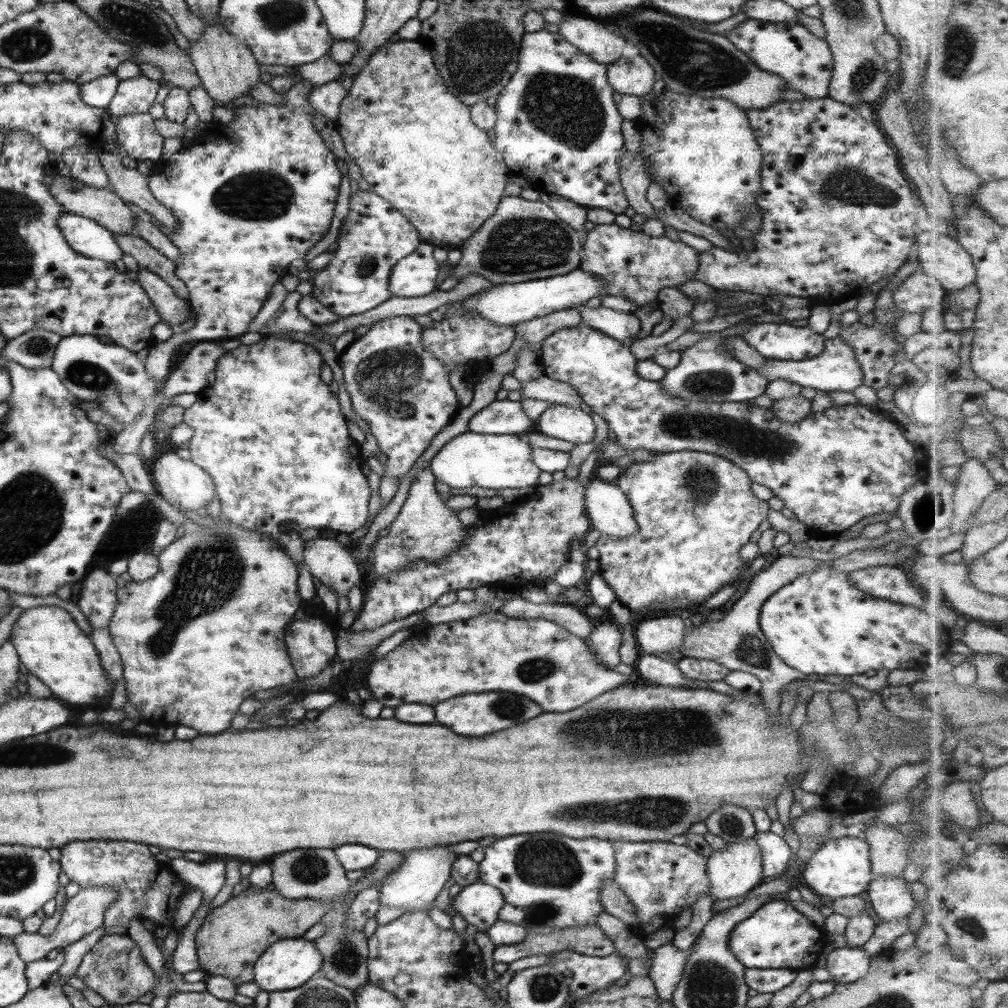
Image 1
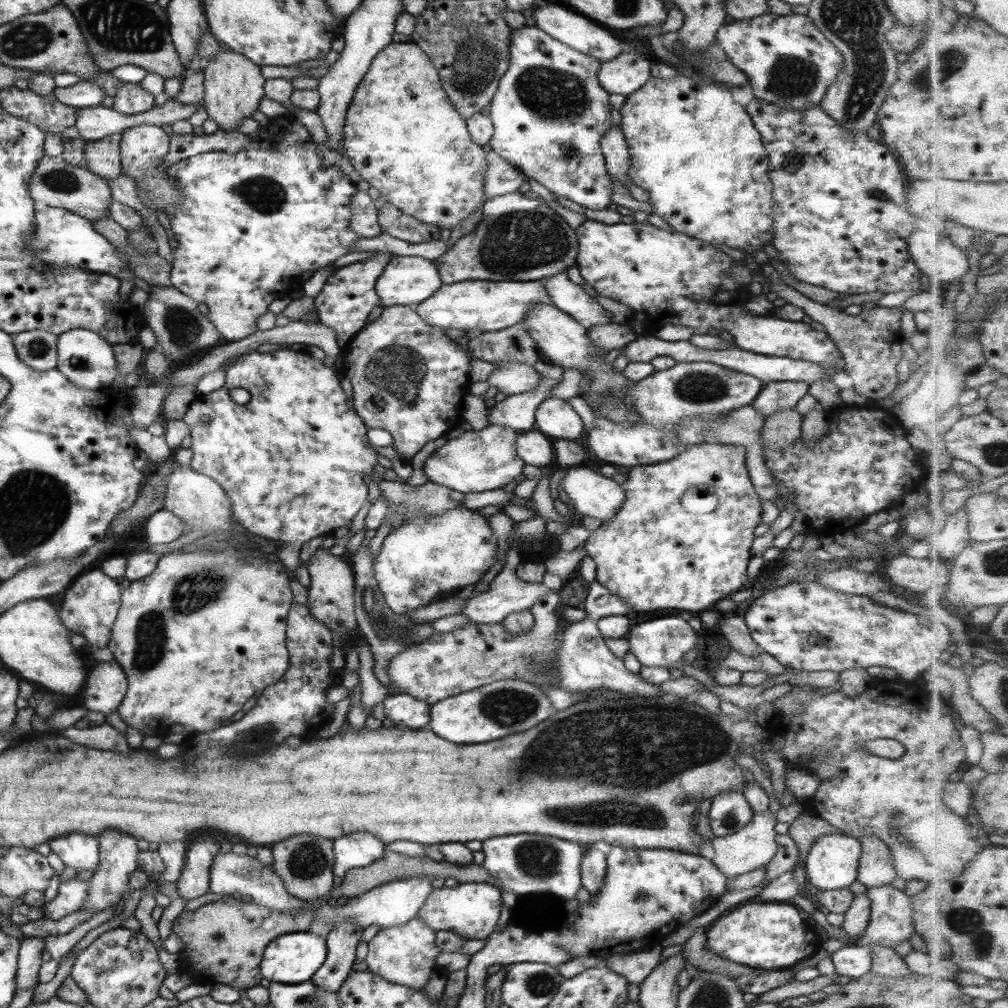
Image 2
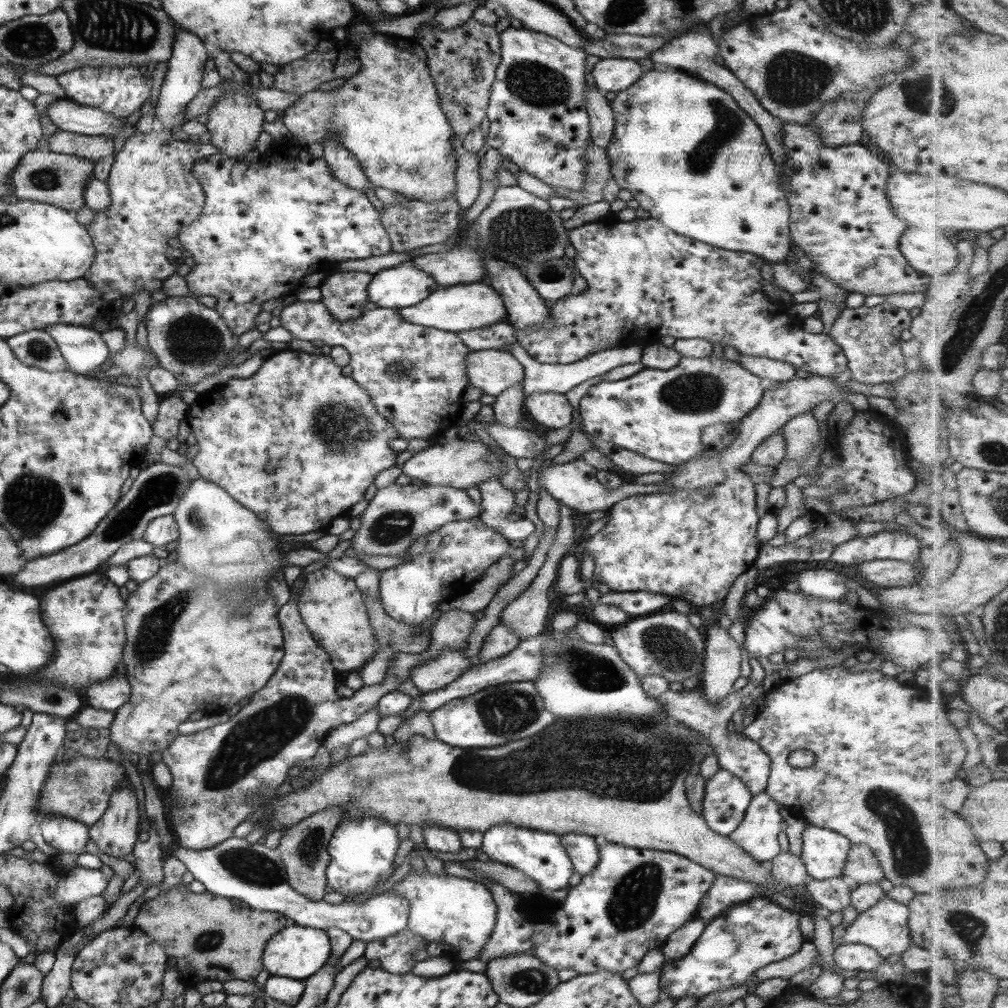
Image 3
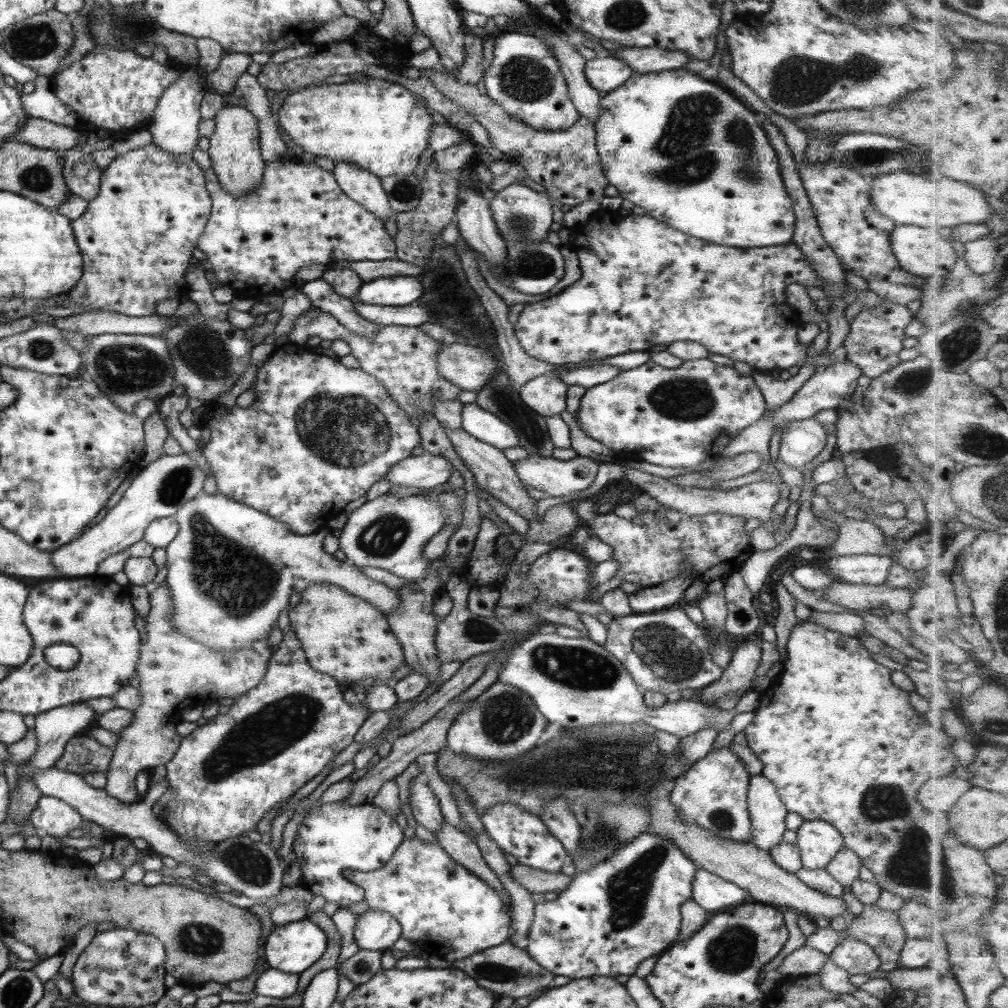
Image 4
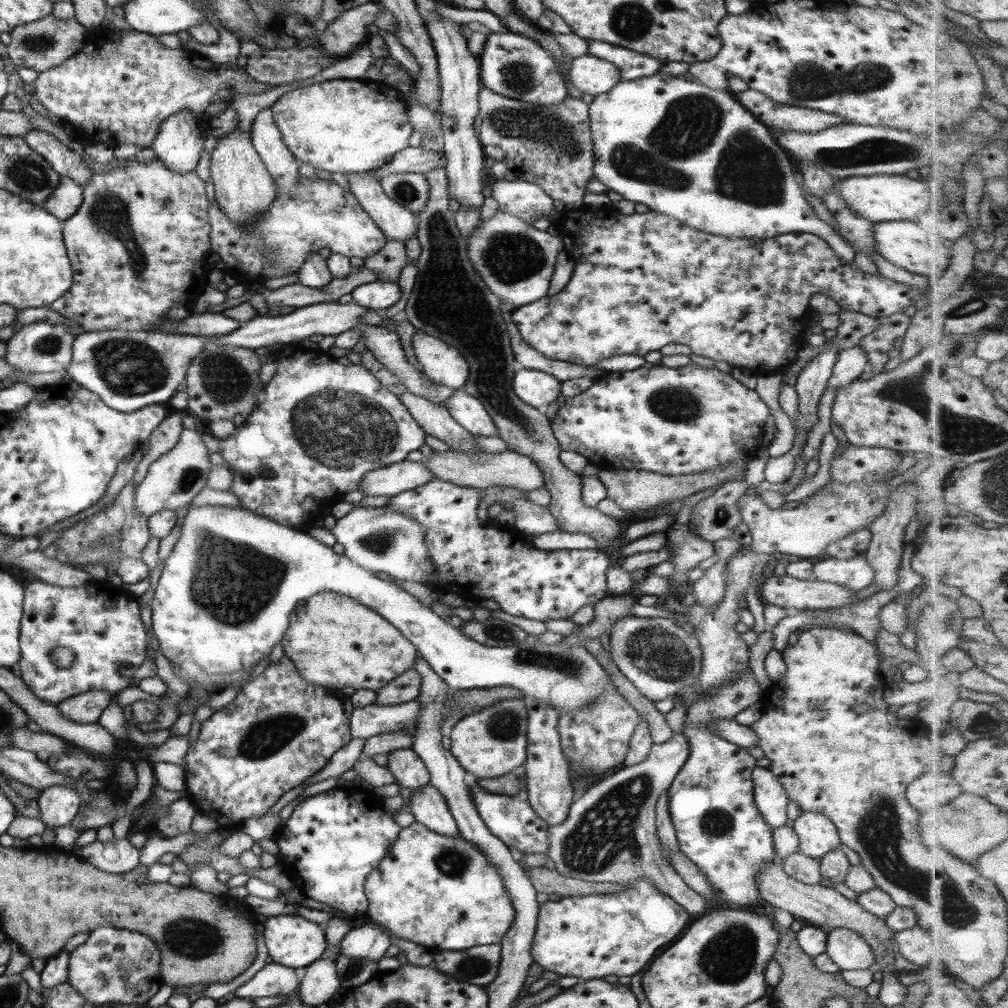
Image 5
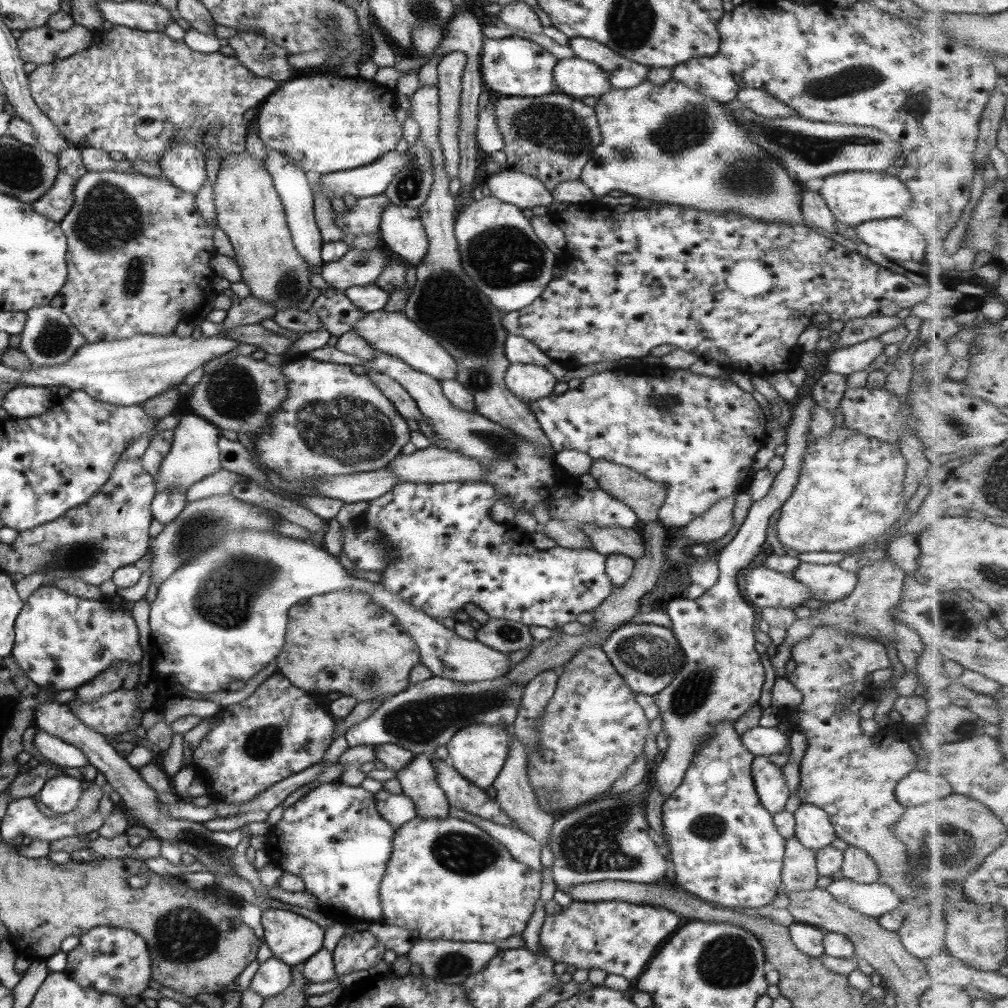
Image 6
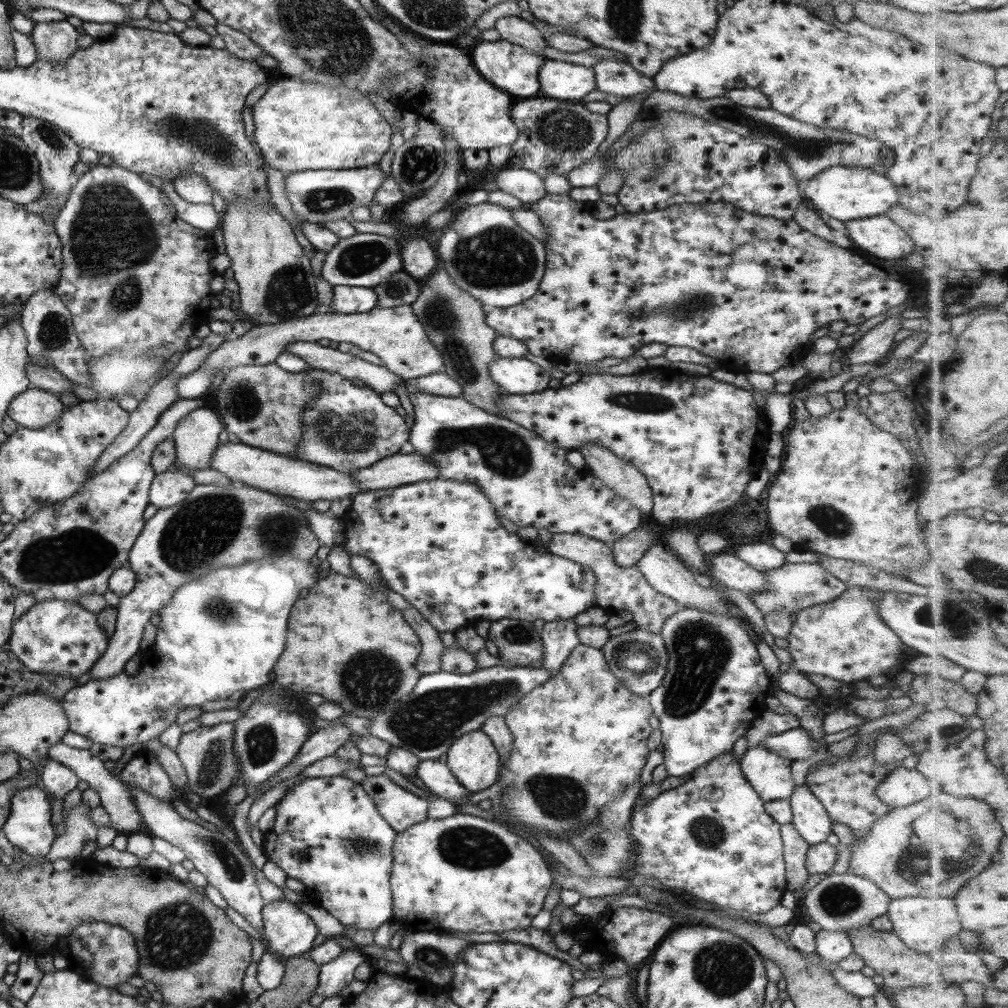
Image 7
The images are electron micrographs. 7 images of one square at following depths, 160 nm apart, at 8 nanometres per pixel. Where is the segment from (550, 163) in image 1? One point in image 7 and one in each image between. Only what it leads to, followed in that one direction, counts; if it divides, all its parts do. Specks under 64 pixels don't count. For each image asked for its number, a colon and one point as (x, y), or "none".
2: (548, 112)
3: (536, 110)
4: (524, 79)
5: (514, 66)
6: (511, 66)
7: (512, 69)

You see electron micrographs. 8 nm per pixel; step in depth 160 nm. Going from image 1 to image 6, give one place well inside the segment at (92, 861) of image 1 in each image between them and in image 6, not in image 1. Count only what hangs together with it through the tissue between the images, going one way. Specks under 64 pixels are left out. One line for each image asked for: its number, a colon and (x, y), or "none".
2: (81, 852)
3: (66, 836)
4: (51, 817)
5: (57, 806)
6: (60, 794)

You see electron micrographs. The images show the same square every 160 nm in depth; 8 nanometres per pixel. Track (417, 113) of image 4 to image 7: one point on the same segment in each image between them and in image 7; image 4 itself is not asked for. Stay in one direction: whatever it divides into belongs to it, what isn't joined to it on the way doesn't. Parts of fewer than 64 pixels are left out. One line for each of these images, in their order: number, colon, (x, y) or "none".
5: (348, 126)
6: (321, 124)
7: (298, 126)

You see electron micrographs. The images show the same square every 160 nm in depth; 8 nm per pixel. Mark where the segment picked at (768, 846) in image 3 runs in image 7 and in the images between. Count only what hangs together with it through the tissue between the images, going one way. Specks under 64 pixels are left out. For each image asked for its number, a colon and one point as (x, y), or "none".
4: (767, 814)
5: (771, 802)
6: (771, 788)
7: (769, 775)

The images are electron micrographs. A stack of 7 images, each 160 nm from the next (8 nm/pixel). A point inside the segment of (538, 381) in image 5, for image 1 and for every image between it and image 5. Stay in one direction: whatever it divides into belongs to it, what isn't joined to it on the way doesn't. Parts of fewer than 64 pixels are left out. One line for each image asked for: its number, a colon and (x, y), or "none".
1: (566, 423)
2: (553, 417)
3: (551, 410)
4: (543, 394)

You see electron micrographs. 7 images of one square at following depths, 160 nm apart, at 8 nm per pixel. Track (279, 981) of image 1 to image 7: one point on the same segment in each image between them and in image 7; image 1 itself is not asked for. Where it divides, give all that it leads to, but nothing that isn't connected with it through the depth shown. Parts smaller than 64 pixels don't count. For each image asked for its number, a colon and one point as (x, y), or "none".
2: (292, 958)
3: (295, 952)
4: (291, 948)
5: (291, 941)
6: (291, 938)
7: (289, 932)

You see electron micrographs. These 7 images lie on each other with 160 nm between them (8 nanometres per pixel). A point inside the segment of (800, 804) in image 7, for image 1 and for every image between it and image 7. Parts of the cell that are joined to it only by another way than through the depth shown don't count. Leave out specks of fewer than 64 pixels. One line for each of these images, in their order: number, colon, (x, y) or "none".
1: (840, 867)
2: (831, 862)
3: (823, 853)
4: (818, 842)
5: (816, 835)
6: (812, 829)

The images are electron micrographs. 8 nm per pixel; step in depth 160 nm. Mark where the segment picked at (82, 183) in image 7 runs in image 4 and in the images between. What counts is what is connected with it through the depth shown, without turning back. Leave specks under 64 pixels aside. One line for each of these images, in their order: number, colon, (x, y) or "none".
4: (135, 236)
5: (136, 244)
6: (137, 252)

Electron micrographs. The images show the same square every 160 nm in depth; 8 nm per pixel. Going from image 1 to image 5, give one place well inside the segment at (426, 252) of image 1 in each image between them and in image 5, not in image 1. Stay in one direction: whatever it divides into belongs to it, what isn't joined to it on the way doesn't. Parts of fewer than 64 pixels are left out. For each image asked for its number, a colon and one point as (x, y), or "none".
2: (406, 280)
3: (403, 285)
4: (399, 291)
5: (376, 295)

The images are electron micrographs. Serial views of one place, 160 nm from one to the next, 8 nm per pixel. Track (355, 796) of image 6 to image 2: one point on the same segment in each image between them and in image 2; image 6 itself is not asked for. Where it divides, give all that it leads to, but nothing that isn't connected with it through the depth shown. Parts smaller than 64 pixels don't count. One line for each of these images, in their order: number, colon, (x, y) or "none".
2: (358, 850)
3: (361, 851)
4: (333, 840)
5: (331, 841)

